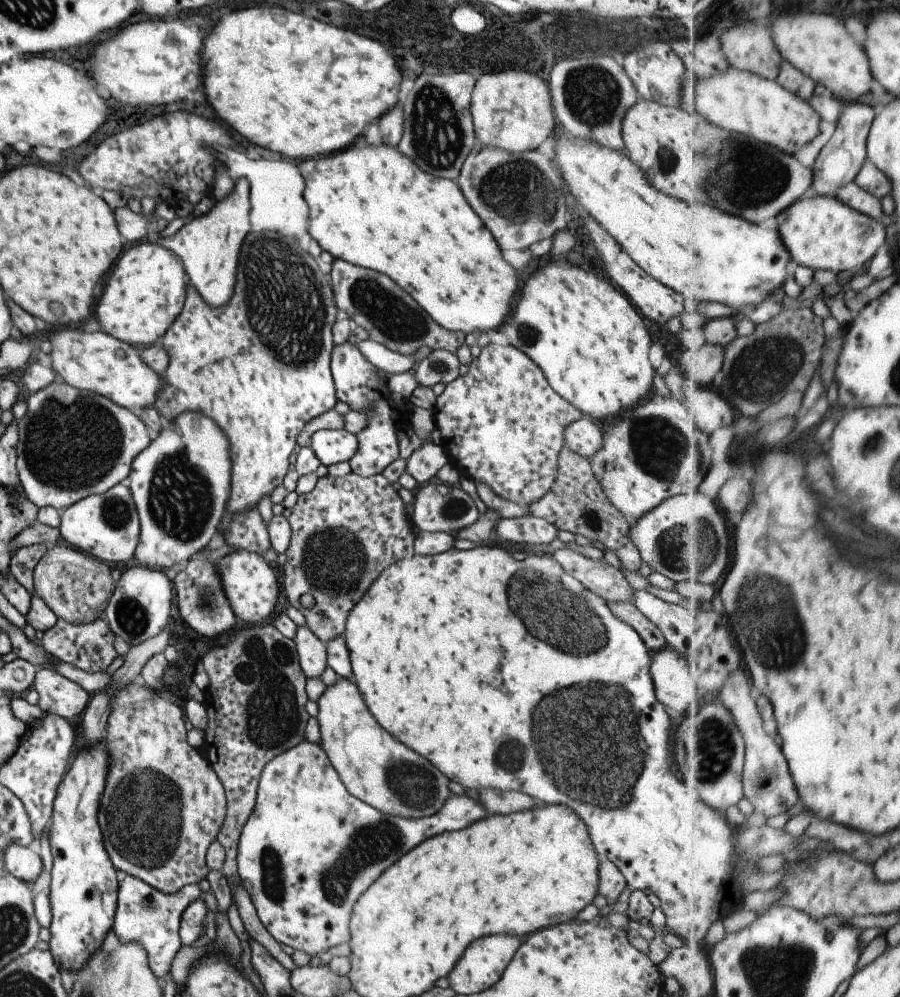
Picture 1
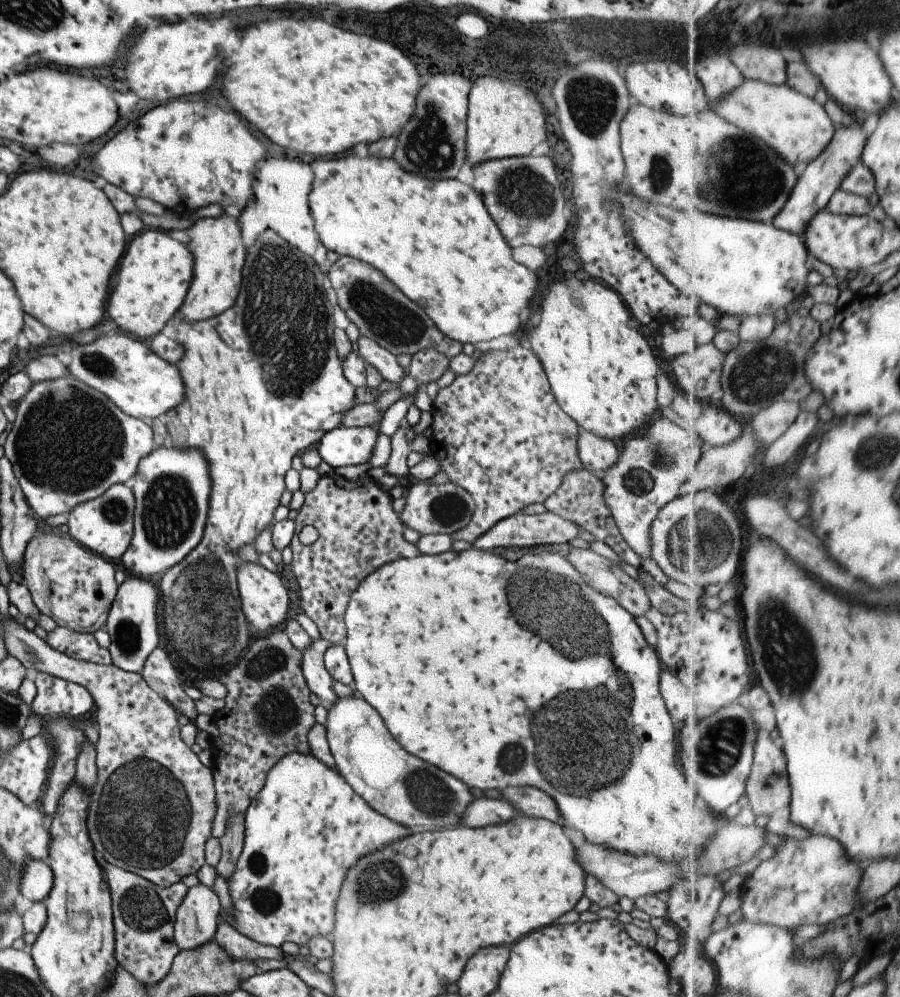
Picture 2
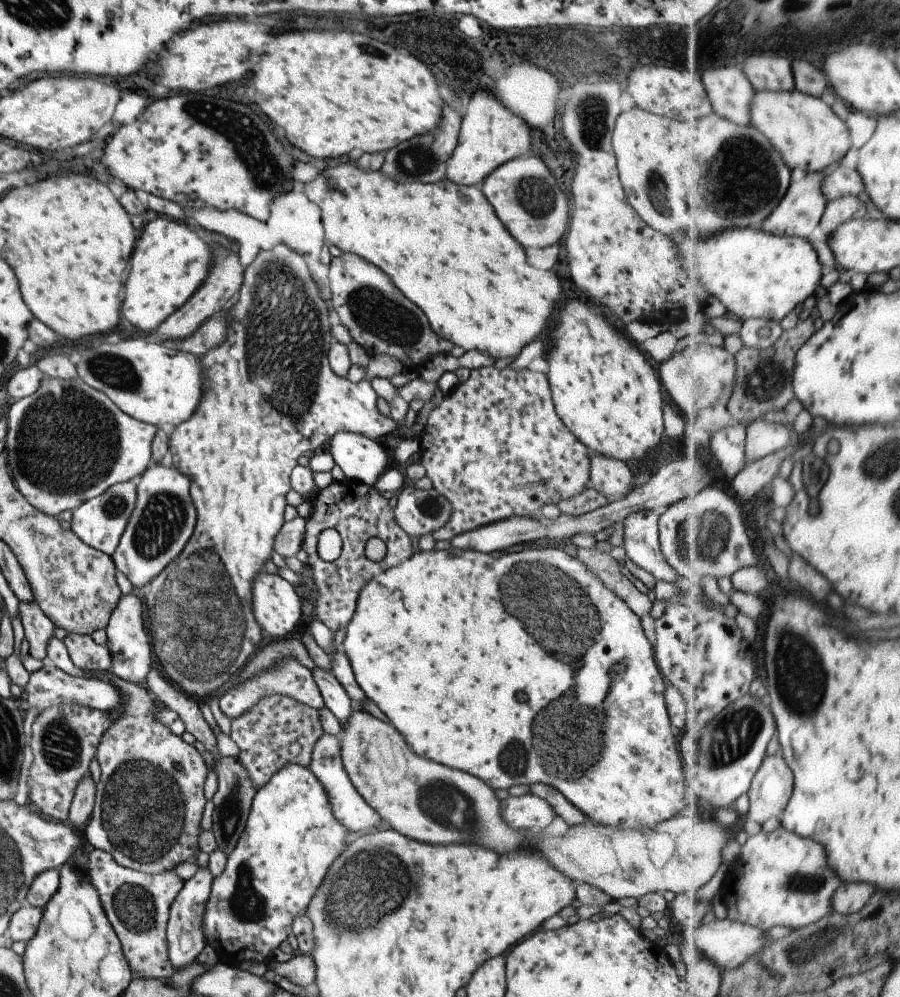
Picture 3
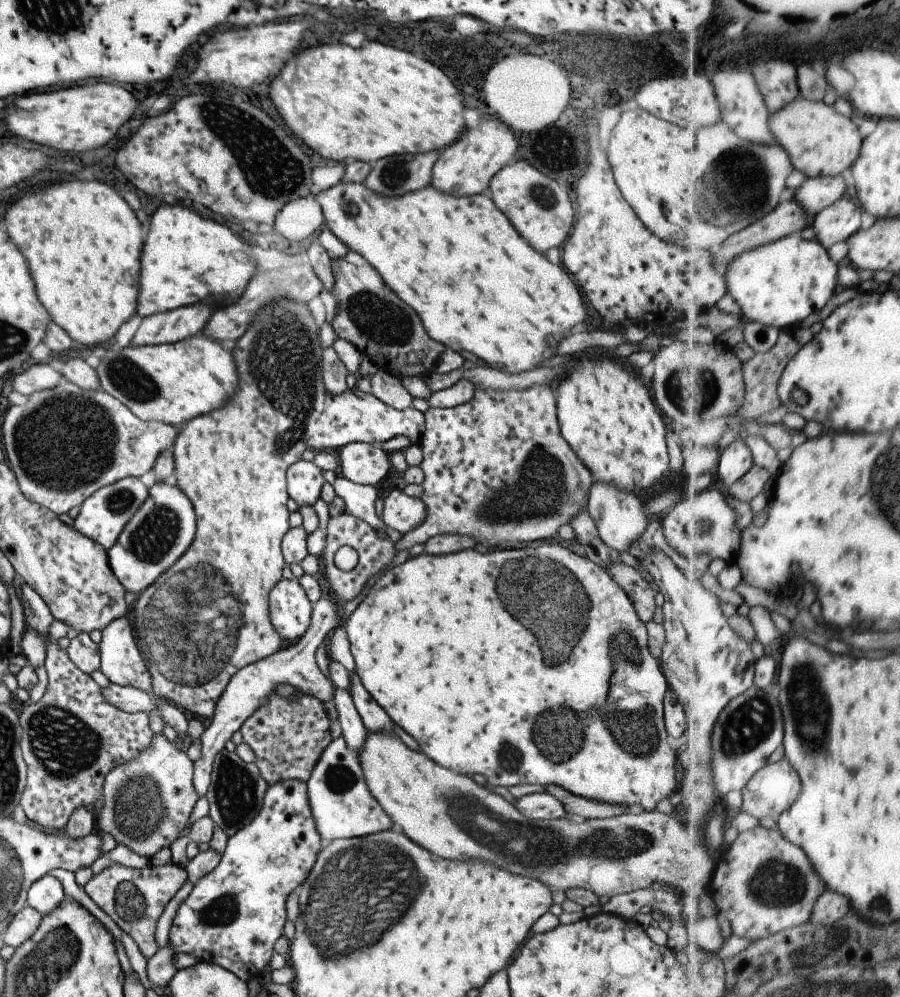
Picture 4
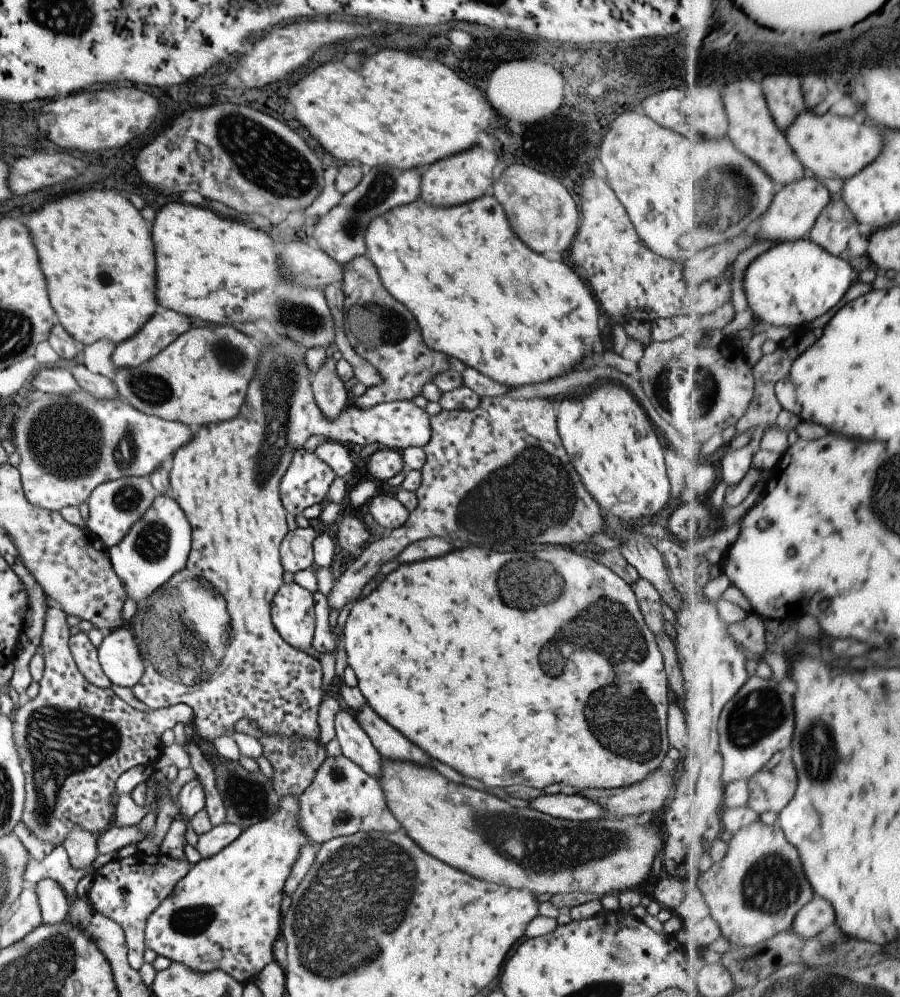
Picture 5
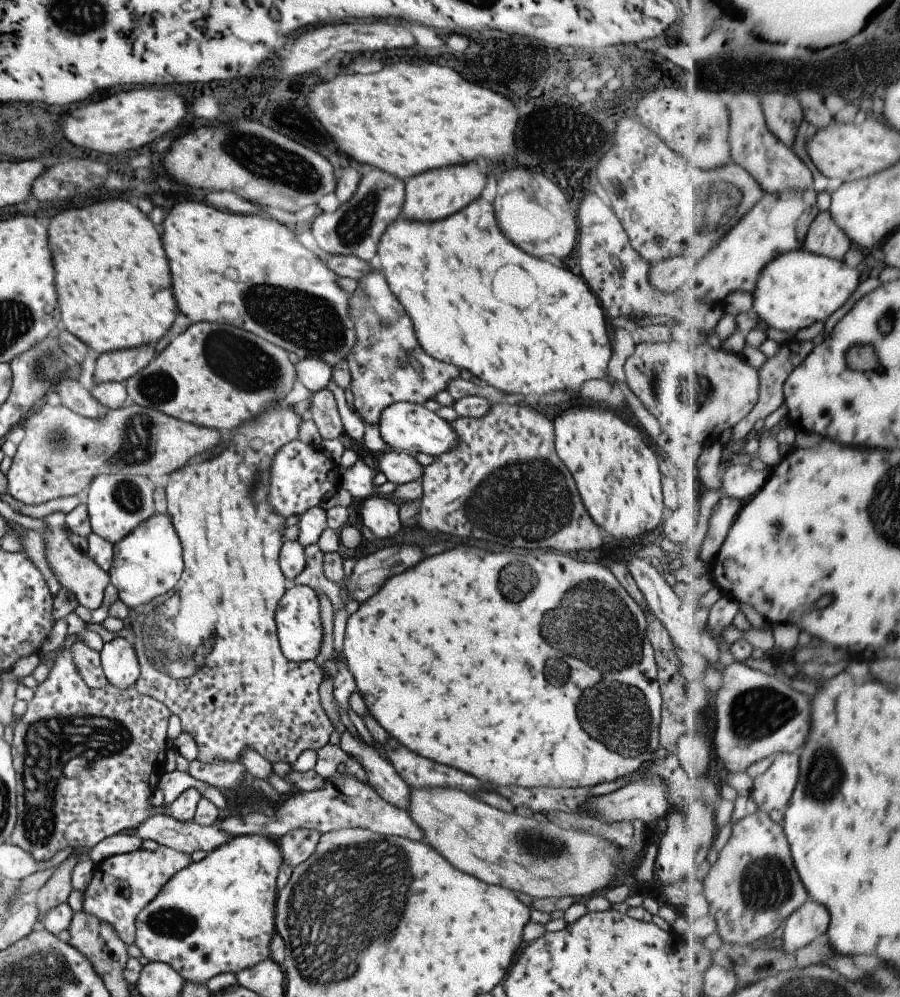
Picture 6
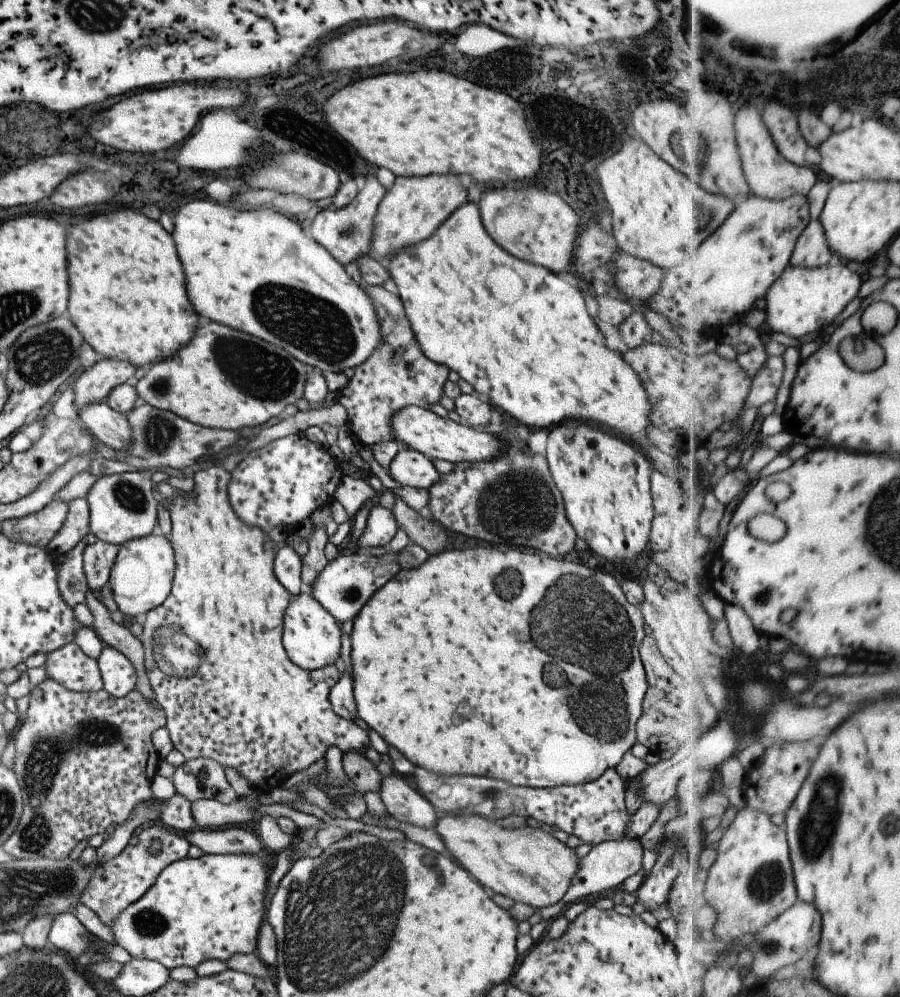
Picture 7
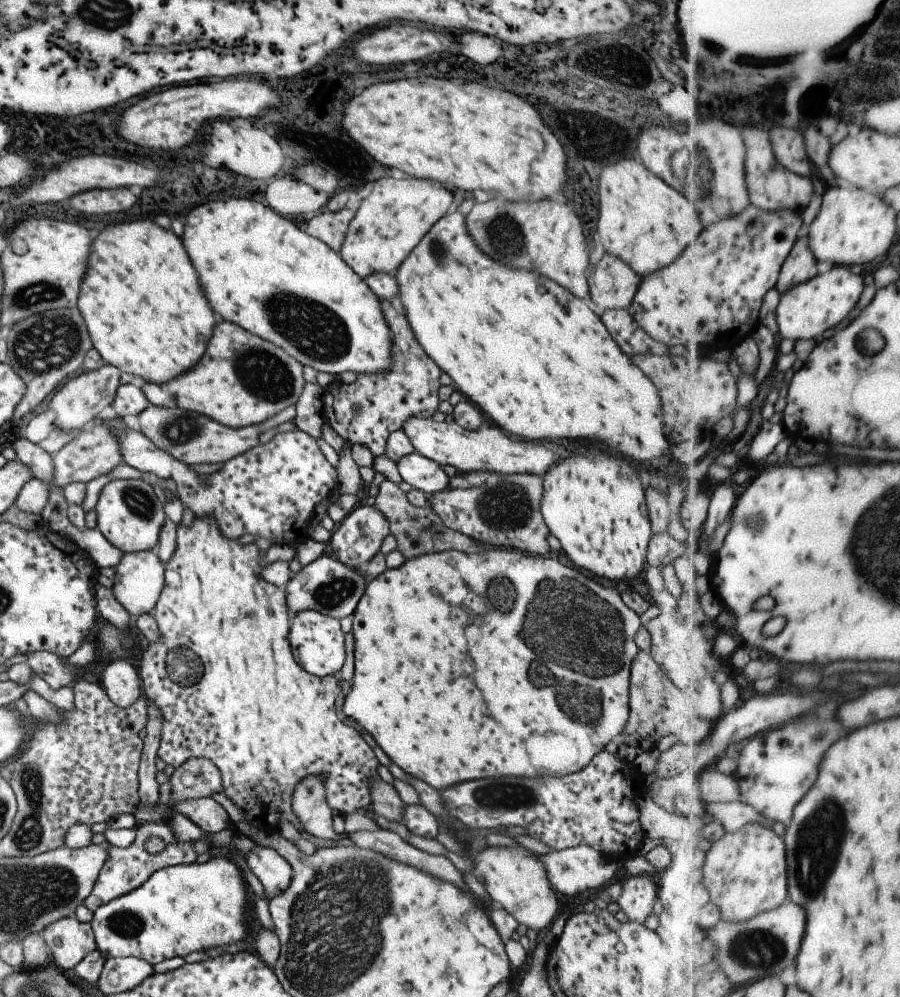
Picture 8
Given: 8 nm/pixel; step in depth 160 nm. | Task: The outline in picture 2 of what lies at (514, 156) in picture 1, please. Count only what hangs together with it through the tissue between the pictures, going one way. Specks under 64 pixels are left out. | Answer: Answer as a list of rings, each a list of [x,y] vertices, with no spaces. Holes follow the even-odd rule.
[[[547,155],[503,157],[480,162],[471,170],[473,182],[470,187],[479,193],[491,220],[511,248],[521,244],[543,247],[543,244],[561,238],[567,226],[568,213],[551,158]]]

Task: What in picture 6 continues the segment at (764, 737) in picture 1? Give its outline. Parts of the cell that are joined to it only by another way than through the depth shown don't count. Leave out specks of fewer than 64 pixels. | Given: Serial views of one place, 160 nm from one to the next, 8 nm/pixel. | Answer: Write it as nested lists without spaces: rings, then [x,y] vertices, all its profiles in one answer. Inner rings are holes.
[[[779,753],[774,758],[771,766],[754,779],[754,787],[751,798],[757,804],[758,810],[771,812],[777,810],[784,814],[790,804],[791,797],[794,796],[795,789],[798,788],[799,776],[801,776],[801,754]]]

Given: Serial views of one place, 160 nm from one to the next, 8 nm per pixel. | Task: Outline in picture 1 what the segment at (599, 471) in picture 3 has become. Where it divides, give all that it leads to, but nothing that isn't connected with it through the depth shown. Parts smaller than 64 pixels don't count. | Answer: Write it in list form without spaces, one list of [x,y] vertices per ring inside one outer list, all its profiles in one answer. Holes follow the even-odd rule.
[[[582,417],[563,428],[563,441],[568,450],[589,461],[601,450],[603,432],[591,419]]]

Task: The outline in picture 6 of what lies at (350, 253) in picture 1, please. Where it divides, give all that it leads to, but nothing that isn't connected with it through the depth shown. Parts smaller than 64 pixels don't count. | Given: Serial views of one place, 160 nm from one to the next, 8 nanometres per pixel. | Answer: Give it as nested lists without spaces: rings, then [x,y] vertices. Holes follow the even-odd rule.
[[[479,198],[479,200],[471,202],[469,206],[465,206],[463,210],[459,210],[459,212],[455,212],[443,220],[435,220],[435,222],[411,222],[408,218],[399,216],[392,220],[380,234],[376,244],[376,254],[379,258],[379,264],[381,264],[381,273],[389,290],[395,295],[410,318],[414,335],[423,352],[435,360],[452,364],[458,369],[468,370],[472,376],[477,376],[481,383],[493,386],[493,388],[507,394],[543,396],[543,394],[553,392],[553,390],[561,390],[561,392],[567,388],[579,390],[583,380],[589,380],[589,378],[603,378],[610,383],[606,374],[612,353],[609,338],[610,330],[605,329],[602,308],[596,296],[589,290],[581,276],[577,277],[569,270],[563,270],[562,267],[555,268],[553,264],[549,264],[545,260],[531,258],[529,254],[523,254],[519,248],[515,248],[511,242],[507,242],[507,238],[503,238],[503,234],[495,226],[493,212],[492,204],[485,202],[483,198]]]

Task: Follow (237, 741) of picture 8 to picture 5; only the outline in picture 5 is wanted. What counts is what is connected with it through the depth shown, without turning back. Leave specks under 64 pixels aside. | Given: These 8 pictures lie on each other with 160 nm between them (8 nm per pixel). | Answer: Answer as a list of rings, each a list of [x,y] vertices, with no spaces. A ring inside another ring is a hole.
[[[277,335],[270,341],[271,343],[268,345],[259,345],[259,358],[256,360],[257,364],[254,366],[255,370],[248,384],[247,396],[243,399],[242,405],[239,407],[239,412],[233,418],[230,418],[230,420],[206,424],[193,429],[190,441],[187,441],[178,449],[174,450],[168,470],[168,481],[170,484],[168,493],[176,504],[179,505],[191,527],[190,551],[184,564],[185,568],[178,570],[171,579],[165,581],[158,589],[155,589],[146,598],[146,604],[139,604],[139,608],[137,608],[126,623],[129,632],[133,635],[144,668],[139,682],[136,682],[130,688],[133,696],[141,704],[145,704],[150,709],[170,707],[179,703],[183,703],[185,706],[191,708],[191,724],[195,730],[195,737],[204,748],[208,748],[210,742],[214,738],[217,738],[217,736],[221,736],[223,733],[229,734],[229,732],[233,732],[234,724],[242,718],[255,721],[256,725],[260,728],[260,733],[268,735],[278,734],[282,737],[318,738],[317,709],[323,699],[321,666],[319,665],[319,661],[311,656],[311,652],[304,653],[303,651],[296,651],[287,643],[283,642],[270,619],[271,597],[274,596],[275,592],[283,584],[281,575],[284,570],[280,563],[278,548],[288,531],[287,525],[285,524],[286,510],[280,501],[278,484],[289,463],[292,461],[293,453],[297,449],[302,448],[305,440],[309,436],[321,436],[325,441],[338,442],[342,445],[347,444],[349,446],[351,444],[359,444],[359,446],[363,447],[370,442],[371,444],[376,442],[379,448],[397,451],[406,449],[407,447],[425,446],[431,434],[430,416],[423,409],[417,408],[411,401],[406,401],[405,399],[377,403],[369,408],[361,408],[350,402],[336,417],[332,419],[324,417],[315,402],[313,391],[310,387],[312,375],[308,371],[304,361],[306,348],[285,335],[282,337]]]

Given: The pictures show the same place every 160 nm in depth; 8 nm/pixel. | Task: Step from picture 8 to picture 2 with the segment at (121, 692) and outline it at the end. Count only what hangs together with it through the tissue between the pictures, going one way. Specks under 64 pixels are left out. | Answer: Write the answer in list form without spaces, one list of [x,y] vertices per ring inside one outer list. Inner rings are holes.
[[[129,576],[116,588],[116,598],[108,610],[103,630],[110,638],[110,662],[122,671],[139,673],[146,656],[157,647],[157,586],[149,579]]]

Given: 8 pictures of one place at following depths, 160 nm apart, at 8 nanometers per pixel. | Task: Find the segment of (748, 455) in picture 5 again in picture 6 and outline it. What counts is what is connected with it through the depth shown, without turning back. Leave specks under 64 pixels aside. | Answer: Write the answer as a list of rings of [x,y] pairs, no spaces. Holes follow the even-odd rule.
[[[734,464],[727,468],[723,478],[717,483],[718,490],[746,502],[764,487],[771,470],[773,468],[769,466],[758,471],[751,464]]]

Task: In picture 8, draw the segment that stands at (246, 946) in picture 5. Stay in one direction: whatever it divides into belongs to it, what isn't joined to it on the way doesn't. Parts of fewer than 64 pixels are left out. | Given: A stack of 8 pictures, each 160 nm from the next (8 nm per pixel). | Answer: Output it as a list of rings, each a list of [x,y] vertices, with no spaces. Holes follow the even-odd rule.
[[[223,856],[211,857],[209,860],[206,860],[202,863],[187,863],[187,864],[178,864],[170,867],[163,867],[159,870],[156,870],[141,886],[138,886],[135,890],[124,894],[123,896],[117,897],[116,899],[110,900],[107,904],[98,906],[92,913],[92,920],[89,922],[91,927],[94,941],[96,944],[96,949],[105,956],[105,959],[108,957],[135,957],[138,959],[143,959],[145,962],[148,962],[150,965],[160,963],[161,961],[166,961],[167,959],[173,957],[187,956],[191,952],[201,952],[209,951],[210,949],[221,949],[232,945],[233,943],[238,943],[243,941],[245,936],[249,934],[249,928],[247,926],[248,913],[250,912],[251,904],[251,894],[248,889],[247,883],[245,882],[242,872],[239,870],[239,867],[236,866],[235,862]]]

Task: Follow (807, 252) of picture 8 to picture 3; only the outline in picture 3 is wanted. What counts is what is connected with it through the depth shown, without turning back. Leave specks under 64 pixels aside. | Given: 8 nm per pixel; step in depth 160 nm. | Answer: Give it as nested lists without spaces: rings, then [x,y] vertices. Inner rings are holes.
[[[847,195],[828,202],[820,222],[820,229],[830,237],[833,229],[851,219],[863,219],[867,215],[864,197]]]

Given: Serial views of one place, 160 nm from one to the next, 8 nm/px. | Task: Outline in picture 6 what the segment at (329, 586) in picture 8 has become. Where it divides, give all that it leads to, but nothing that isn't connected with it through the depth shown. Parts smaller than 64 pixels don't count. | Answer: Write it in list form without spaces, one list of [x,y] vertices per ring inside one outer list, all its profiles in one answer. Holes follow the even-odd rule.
[[[416,545],[385,546],[354,562],[349,578],[341,586],[357,602],[366,601],[392,576],[415,566],[424,559],[423,549]]]

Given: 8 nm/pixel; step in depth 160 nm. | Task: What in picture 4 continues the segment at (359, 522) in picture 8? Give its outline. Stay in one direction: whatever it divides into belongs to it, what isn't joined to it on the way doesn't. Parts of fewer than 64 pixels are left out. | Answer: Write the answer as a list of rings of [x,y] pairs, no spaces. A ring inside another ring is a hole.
[[[394,489],[383,499],[382,523],[399,534],[408,533],[424,521],[426,506],[420,498],[405,495]]]

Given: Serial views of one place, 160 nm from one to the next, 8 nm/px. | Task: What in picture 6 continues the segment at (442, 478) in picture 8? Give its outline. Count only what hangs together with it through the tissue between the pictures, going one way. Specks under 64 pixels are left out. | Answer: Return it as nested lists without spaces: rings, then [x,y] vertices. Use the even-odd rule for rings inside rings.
[[[393,449],[376,454],[377,468],[393,484],[405,484],[420,478],[422,466],[406,452]]]

